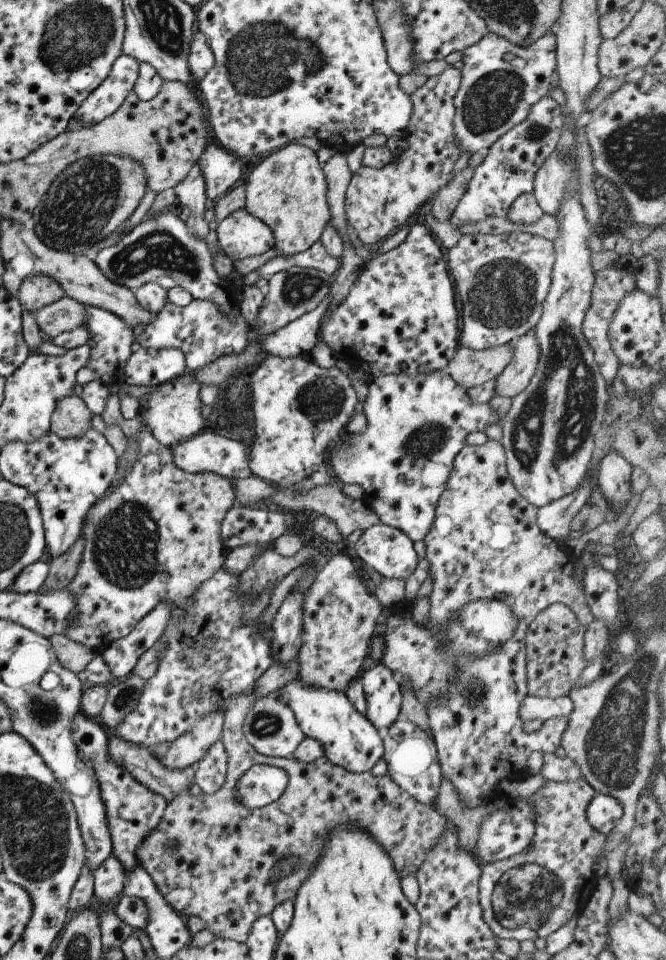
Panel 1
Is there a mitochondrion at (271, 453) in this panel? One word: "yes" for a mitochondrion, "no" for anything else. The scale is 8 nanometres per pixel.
no

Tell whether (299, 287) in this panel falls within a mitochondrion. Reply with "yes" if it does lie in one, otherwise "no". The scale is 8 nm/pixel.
yes

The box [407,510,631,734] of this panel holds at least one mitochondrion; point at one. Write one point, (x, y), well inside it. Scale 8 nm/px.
(472, 693)

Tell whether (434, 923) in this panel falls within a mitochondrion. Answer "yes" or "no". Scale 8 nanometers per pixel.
no

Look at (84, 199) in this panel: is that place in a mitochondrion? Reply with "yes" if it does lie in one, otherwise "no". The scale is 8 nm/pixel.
yes

